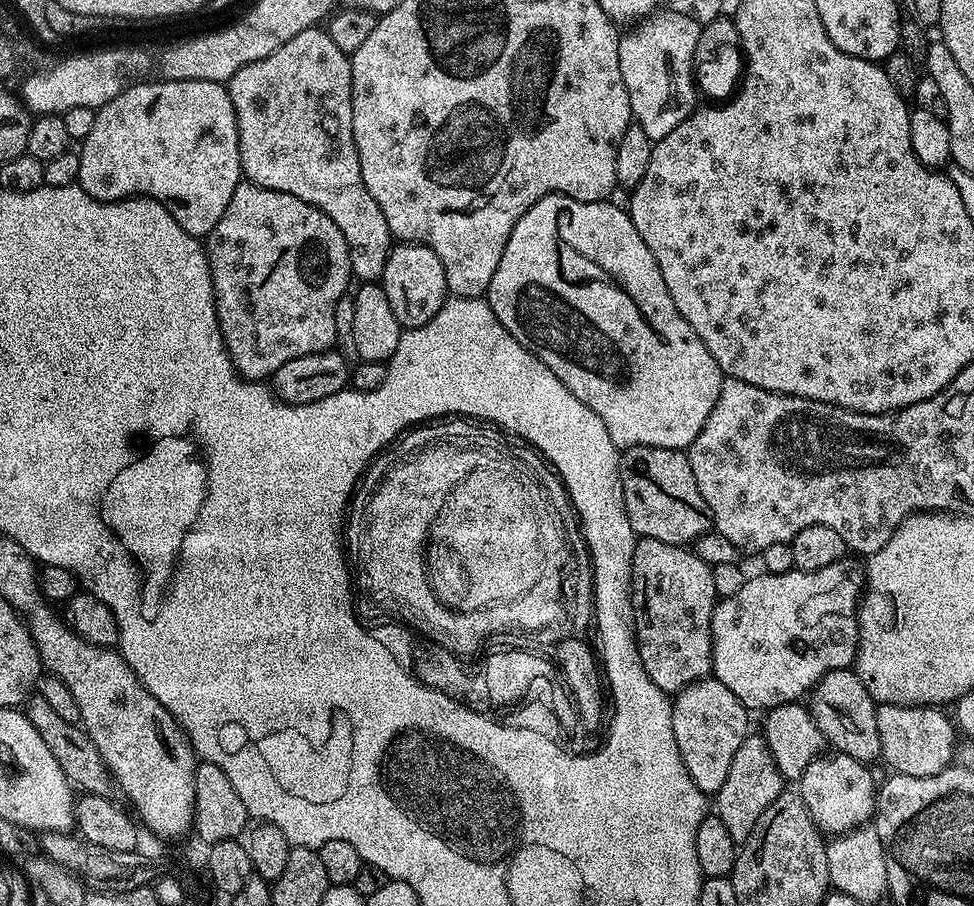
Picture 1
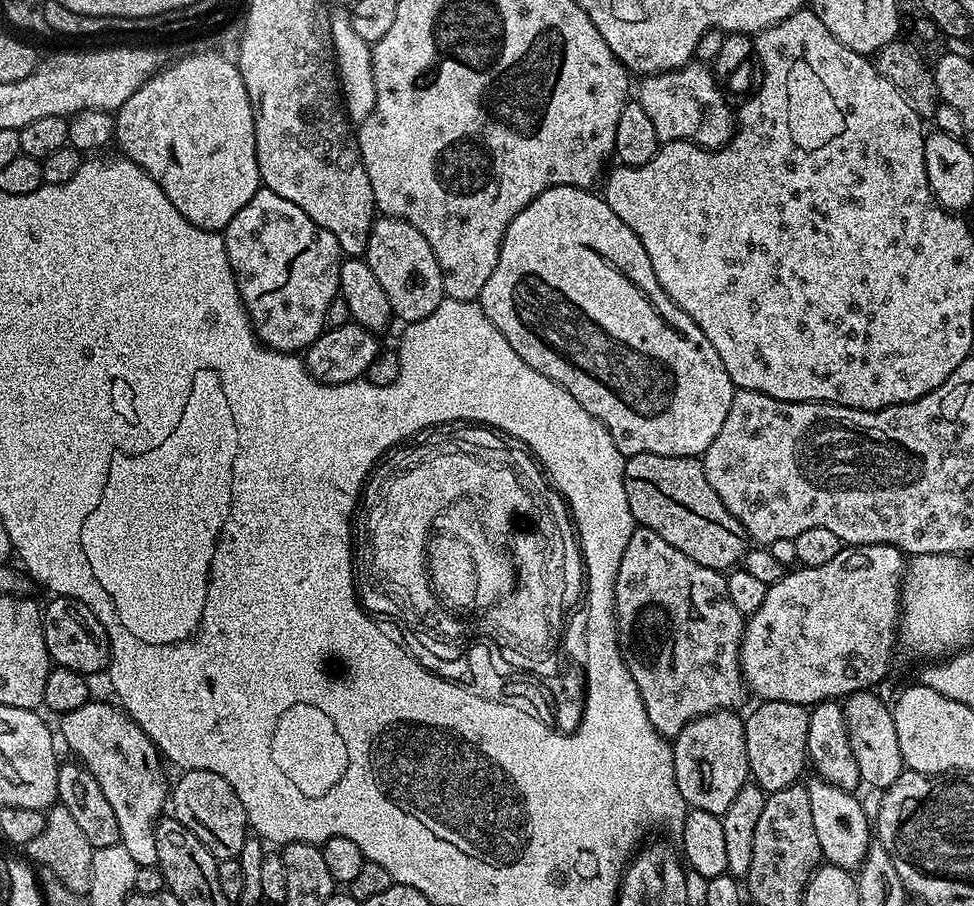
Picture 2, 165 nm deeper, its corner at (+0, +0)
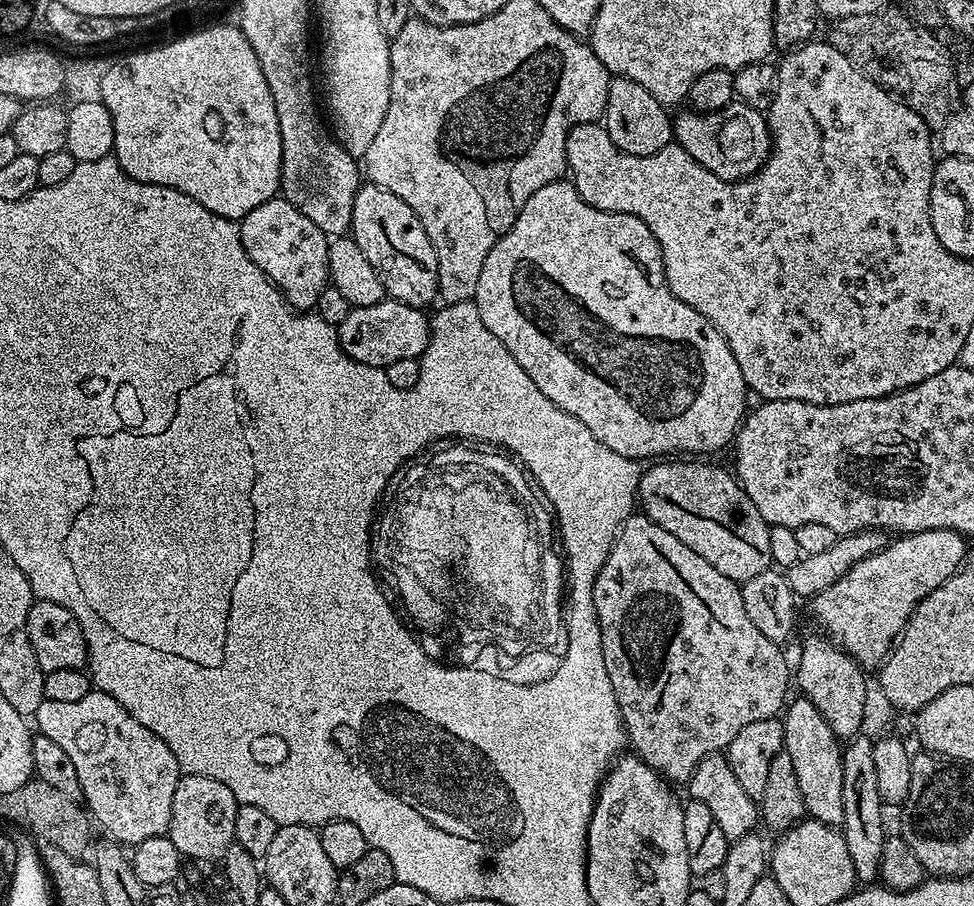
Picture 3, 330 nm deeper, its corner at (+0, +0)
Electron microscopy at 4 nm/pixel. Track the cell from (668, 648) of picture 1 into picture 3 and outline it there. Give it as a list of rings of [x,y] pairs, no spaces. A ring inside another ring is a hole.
[[[633,514],[620,525],[616,541],[612,543],[610,554],[602,570],[598,570],[598,578],[594,582],[594,610],[598,614],[598,626],[602,634],[602,658],[606,658],[606,674],[610,674],[610,686],[614,686],[614,698],[620,707],[620,717],[624,719],[627,743],[630,748],[632,744],[631,751],[635,755],[646,761],[665,780],[688,781],[698,762],[708,756],[723,753],[728,744],[734,742],[734,737],[745,726],[750,726],[750,722],[762,722],[771,716],[781,715],[789,699],[788,684],[790,688],[790,664],[788,668],[788,660],[780,649],[783,647],[777,641],[766,638],[766,634],[762,634],[762,630],[758,630],[758,626],[750,622],[737,581],[726,578],[726,574],[718,574],[718,570],[714,570],[714,566],[710,566],[710,562],[706,562],[702,554],[694,554],[690,546],[678,542],[678,538],[670,534],[670,530],[662,530],[662,526],[655,524],[650,517]]]

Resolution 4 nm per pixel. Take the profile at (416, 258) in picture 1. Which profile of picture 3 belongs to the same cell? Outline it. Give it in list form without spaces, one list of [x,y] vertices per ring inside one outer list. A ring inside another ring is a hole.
[[[371,182],[361,183],[360,189],[354,194],[354,208],[350,235],[354,242],[358,242],[362,254],[366,254],[370,266],[382,278],[385,293],[391,299],[409,304],[415,308],[427,309],[427,304],[437,299],[440,287],[438,286],[438,258],[434,254],[434,246],[430,246],[430,238],[426,238],[426,230],[422,230],[422,222],[418,222],[418,214],[402,202],[390,190],[382,190],[382,186]]]

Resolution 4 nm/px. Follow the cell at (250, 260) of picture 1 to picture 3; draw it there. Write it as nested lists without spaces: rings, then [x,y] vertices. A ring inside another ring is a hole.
[[[273,198],[254,206],[239,221],[240,241],[246,254],[266,274],[266,278],[284,295],[285,301],[297,310],[315,309],[322,290],[329,287],[328,242],[306,214],[302,214],[283,198]]]

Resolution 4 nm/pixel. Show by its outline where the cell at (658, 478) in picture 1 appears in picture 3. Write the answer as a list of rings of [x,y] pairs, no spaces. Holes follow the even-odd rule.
[[[676,458],[673,464],[664,464],[668,462],[656,462],[653,468],[645,467],[640,473],[640,490],[638,493],[638,504],[642,509],[643,515],[648,516],[658,526],[662,526],[662,530],[670,530],[670,534],[674,534],[674,538],[678,538],[678,542],[682,542],[686,546],[690,546],[690,550],[694,550],[694,554],[702,554],[702,558],[706,558],[706,562],[710,562],[710,566],[714,566],[714,570],[718,570],[718,574],[726,574],[726,578],[737,582],[743,582],[750,578],[755,578],[757,574],[769,571],[773,567],[770,558],[770,526],[762,518],[762,514],[758,514],[758,506],[754,506],[754,502],[750,502],[750,498],[742,490],[739,480],[731,471],[728,472],[724,468],[711,468],[708,464],[691,464],[691,459]]]

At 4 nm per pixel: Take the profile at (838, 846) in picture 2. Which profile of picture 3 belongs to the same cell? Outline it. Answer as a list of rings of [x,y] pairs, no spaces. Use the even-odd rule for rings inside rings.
[[[806,698],[799,699],[793,699],[782,712],[783,752],[790,754],[798,786],[802,790],[805,813],[823,824],[843,825],[846,809],[842,803],[842,741],[834,734],[834,730],[830,730],[826,718],[818,714],[818,706],[814,706],[814,702]]]

